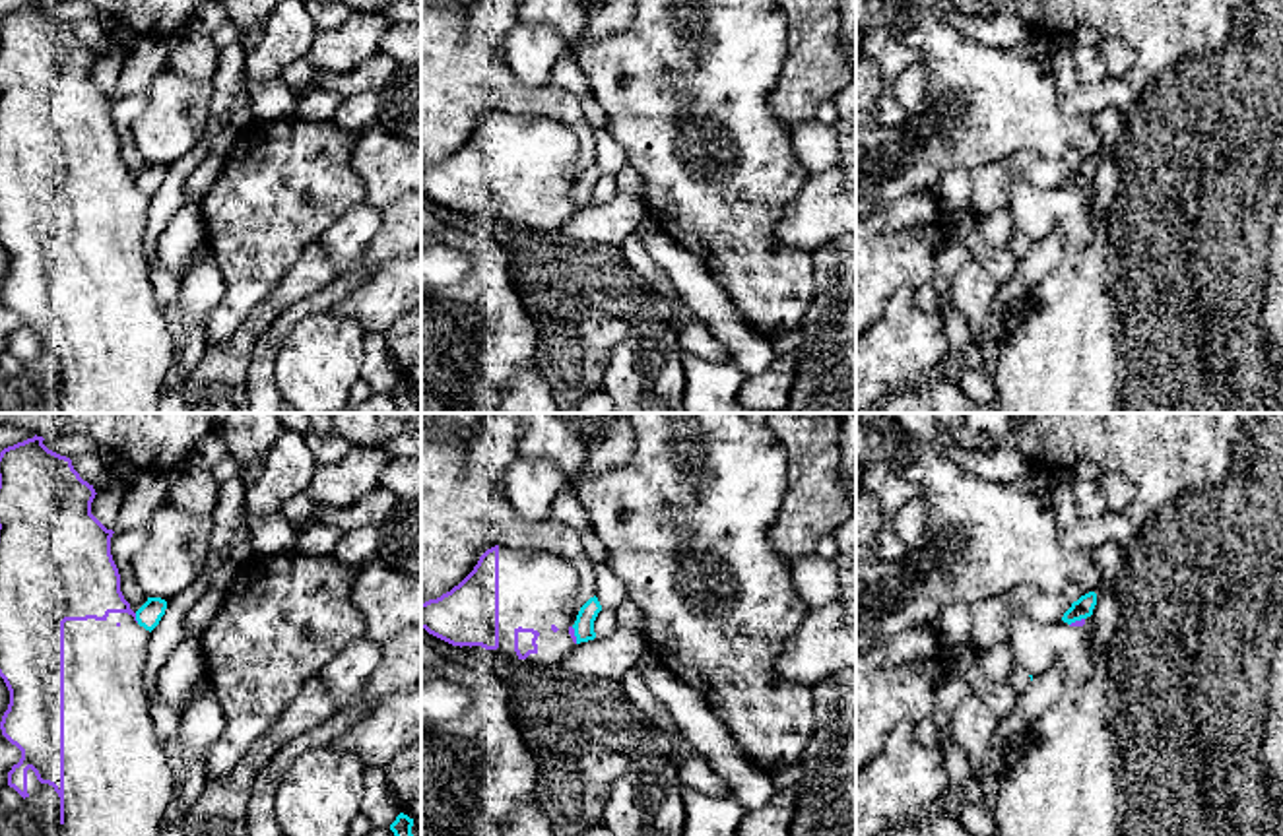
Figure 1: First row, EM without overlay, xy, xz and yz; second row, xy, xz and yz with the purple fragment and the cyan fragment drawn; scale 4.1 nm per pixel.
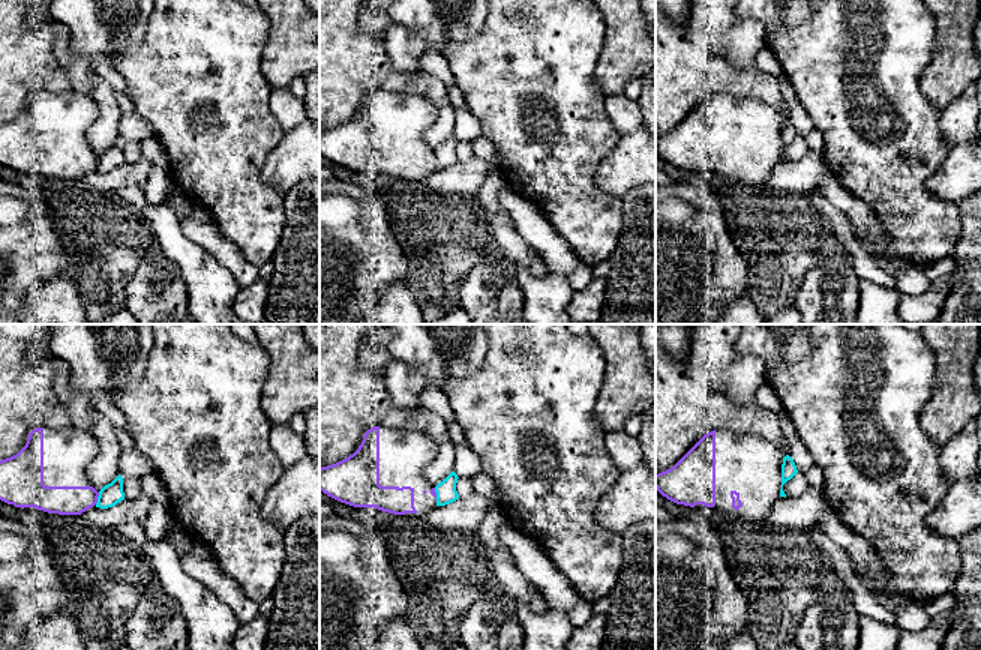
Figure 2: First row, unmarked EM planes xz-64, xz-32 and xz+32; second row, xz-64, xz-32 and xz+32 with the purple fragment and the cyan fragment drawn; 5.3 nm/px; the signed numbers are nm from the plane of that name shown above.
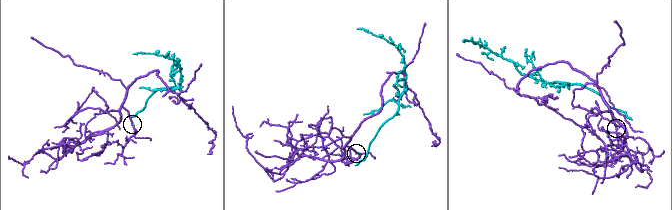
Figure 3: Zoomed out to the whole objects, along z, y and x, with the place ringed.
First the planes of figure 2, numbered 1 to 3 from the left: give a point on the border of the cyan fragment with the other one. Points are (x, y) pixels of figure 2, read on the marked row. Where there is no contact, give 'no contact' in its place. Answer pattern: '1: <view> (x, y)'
1: xz-64 (96, 499)
2: xz-32 (435, 494)
3: no contact

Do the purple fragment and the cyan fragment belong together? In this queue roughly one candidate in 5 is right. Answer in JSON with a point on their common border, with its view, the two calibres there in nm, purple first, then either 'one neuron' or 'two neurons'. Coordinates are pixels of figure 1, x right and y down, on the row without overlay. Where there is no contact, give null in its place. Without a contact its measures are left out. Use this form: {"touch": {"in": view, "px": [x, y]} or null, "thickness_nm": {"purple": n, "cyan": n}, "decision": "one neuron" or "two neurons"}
{"touch": {"in": "xy", "px": [134, 183]}, "thickness_nm": {"purple": 280, "cyan": 100}, "decision": "two neurons"}

